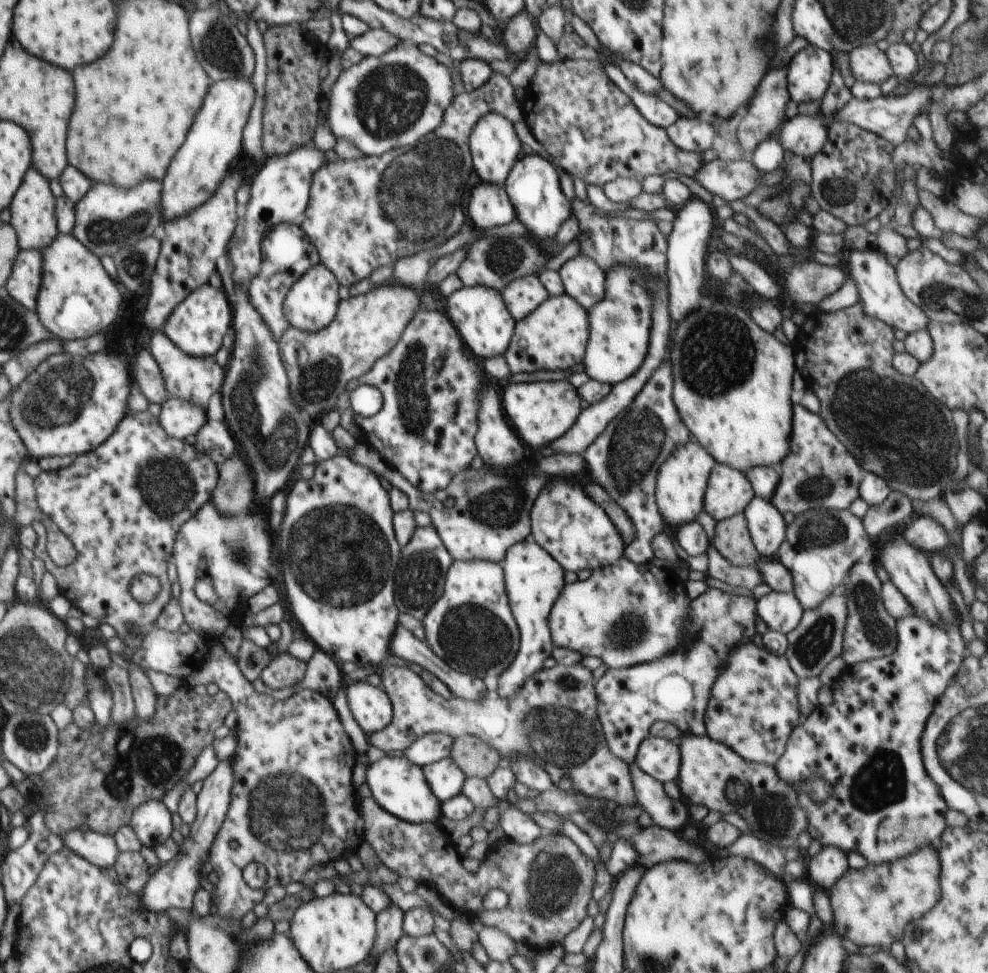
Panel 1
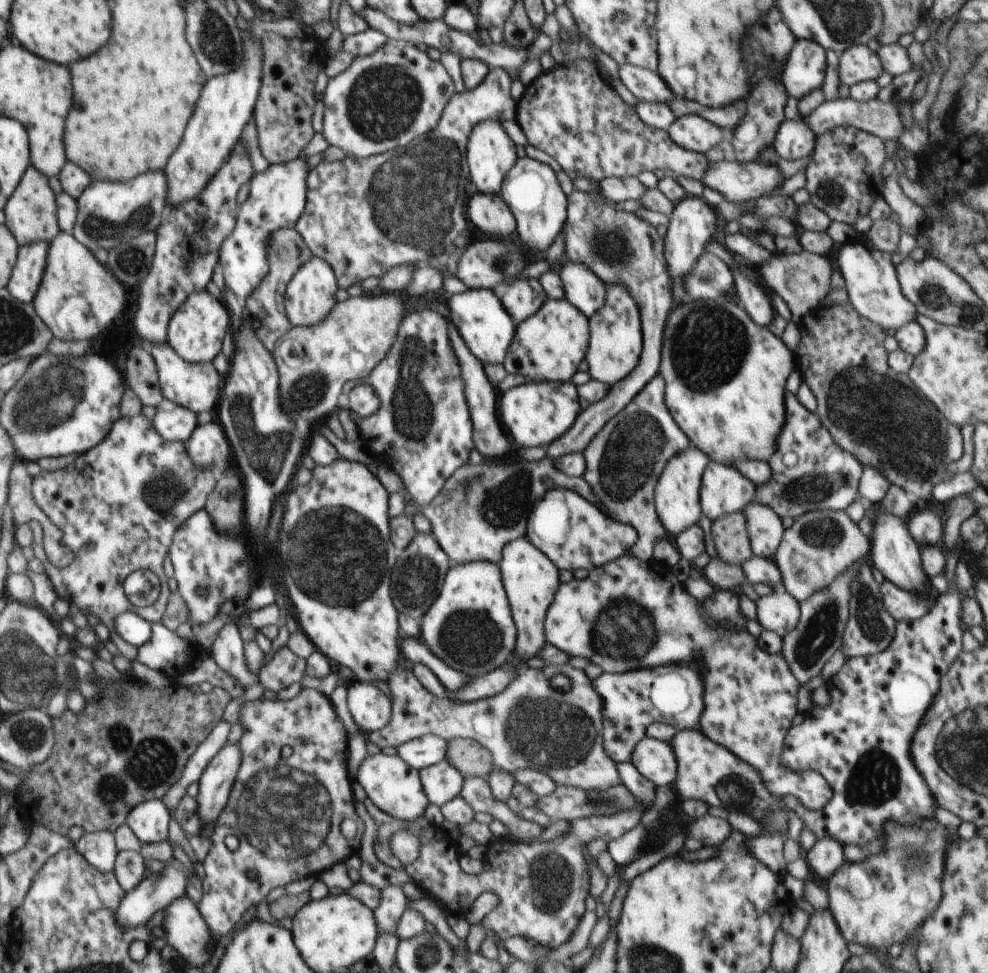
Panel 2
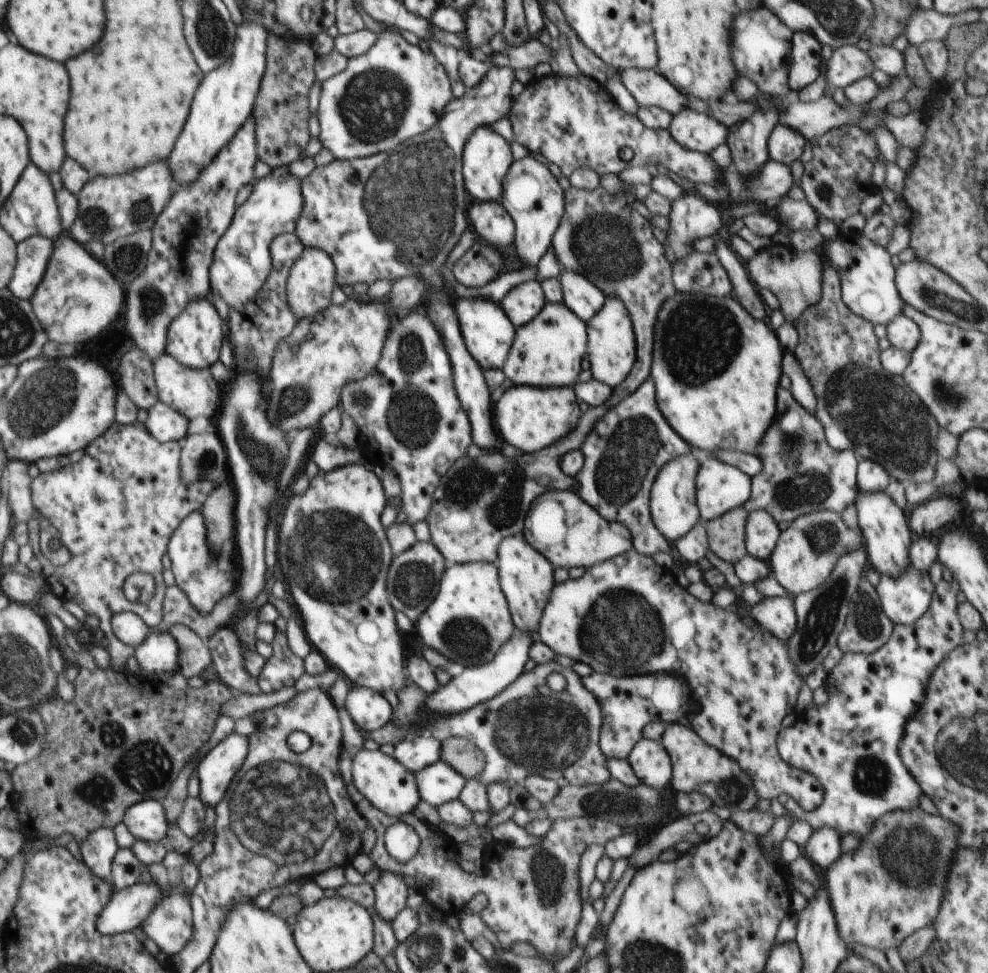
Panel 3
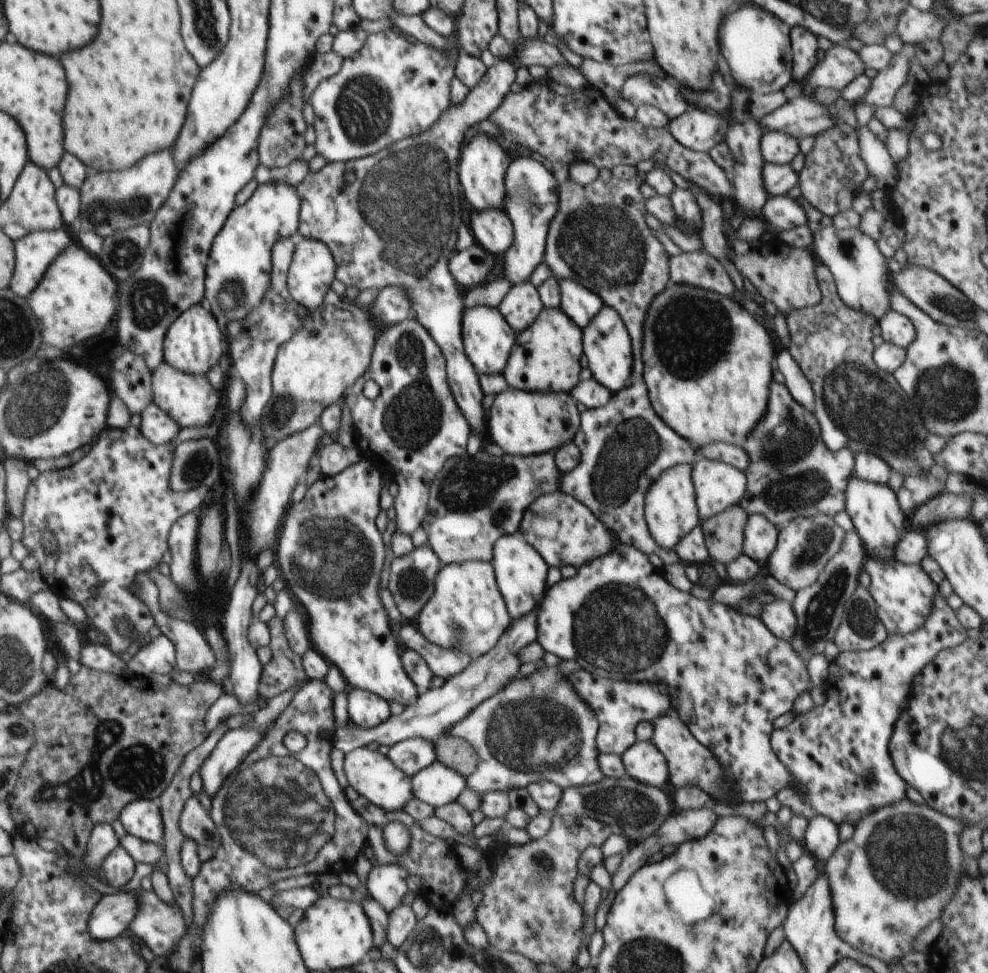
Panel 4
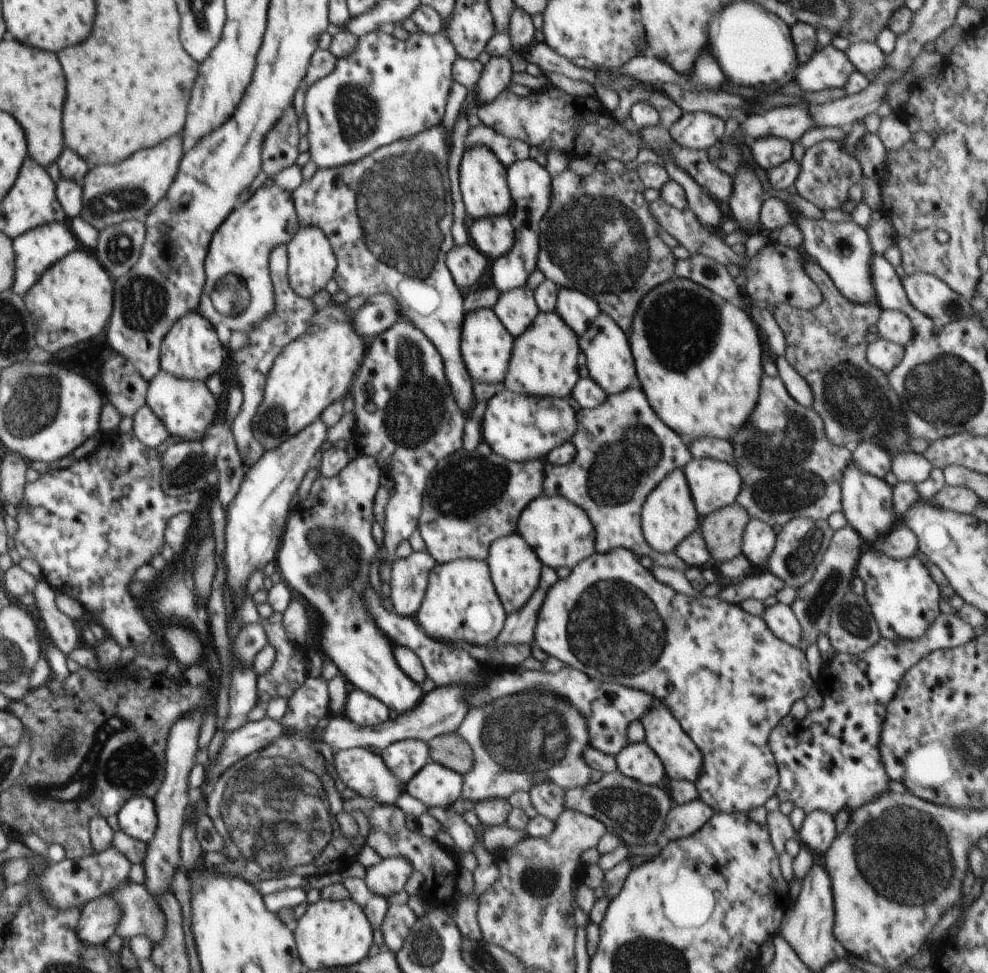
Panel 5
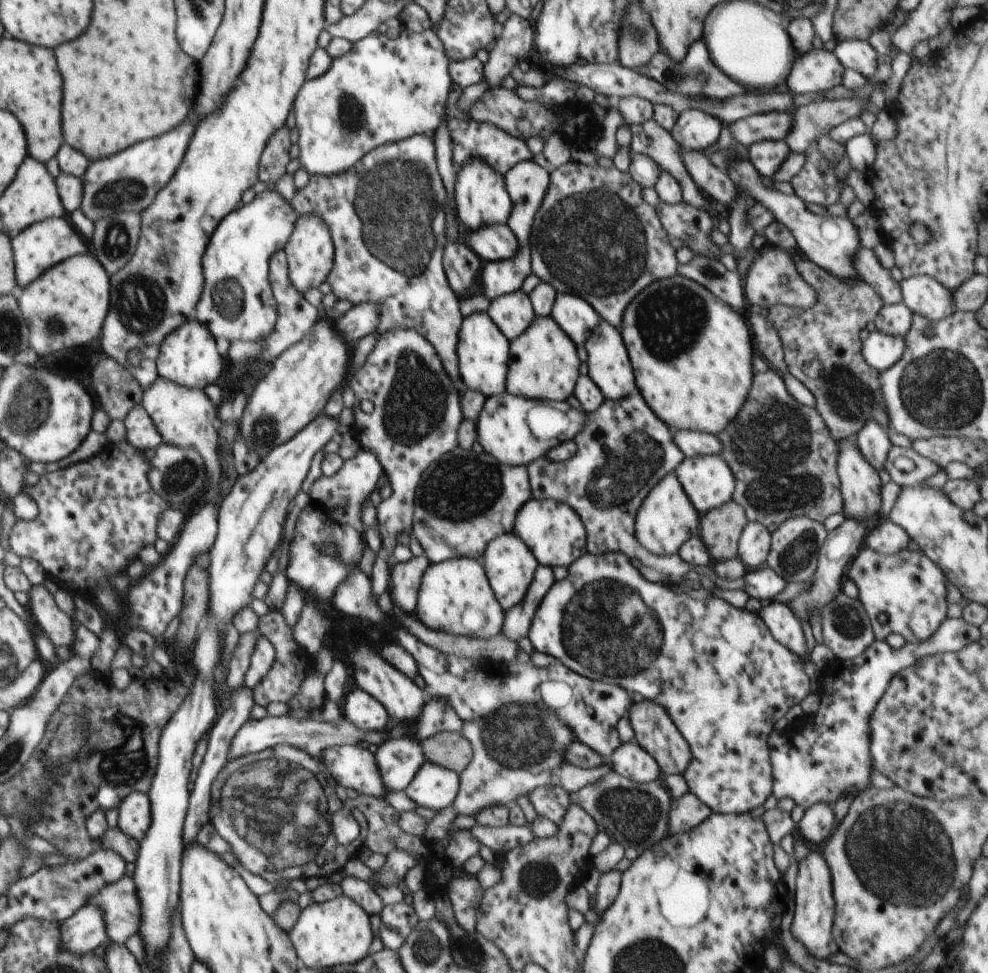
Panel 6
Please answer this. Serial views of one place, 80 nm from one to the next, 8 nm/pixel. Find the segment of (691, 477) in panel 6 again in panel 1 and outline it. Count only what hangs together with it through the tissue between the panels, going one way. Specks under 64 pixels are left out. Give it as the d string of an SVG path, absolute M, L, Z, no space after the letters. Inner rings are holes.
M716 463L707 482L703 509L721 521L742 514L756 497L748 477L738 469Z

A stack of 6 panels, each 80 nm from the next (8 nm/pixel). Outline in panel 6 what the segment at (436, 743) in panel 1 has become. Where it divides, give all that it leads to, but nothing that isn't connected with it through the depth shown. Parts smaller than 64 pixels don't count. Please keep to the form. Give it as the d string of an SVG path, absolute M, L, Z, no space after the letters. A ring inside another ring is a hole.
M412 737L382 743L375 757L387 792L405 790L426 761L420 742Z

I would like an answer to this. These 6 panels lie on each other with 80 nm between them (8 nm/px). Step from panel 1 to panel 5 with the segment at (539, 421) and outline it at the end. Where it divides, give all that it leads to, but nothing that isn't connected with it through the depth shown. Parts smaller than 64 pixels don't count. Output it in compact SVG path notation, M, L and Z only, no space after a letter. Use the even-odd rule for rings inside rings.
M502 388L492 398L489 398L485 412L484 422L482 422L484 442L488 442L488 446L494 448L494 452L514 462L544 459L554 447L571 438L577 429L577 413L568 403L568 398L535 397ZM551 406L558 409L561 414L563 420L563 426L560 428L561 434L545 435L537 425L536 412L549 409Z

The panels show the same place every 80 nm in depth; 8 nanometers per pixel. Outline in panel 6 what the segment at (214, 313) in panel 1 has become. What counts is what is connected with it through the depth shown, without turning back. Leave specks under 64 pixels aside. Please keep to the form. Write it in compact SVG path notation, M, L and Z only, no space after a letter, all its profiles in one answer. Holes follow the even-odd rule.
M196 318L181 324L166 336L162 341L156 364L160 377L188 388L202 390L208 384L214 384L222 370L222 358L218 353L214 335Z

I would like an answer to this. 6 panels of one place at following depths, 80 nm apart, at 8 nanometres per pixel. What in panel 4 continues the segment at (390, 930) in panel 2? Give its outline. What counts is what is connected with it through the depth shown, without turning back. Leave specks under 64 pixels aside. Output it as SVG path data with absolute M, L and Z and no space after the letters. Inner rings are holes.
M374 865L367 880L370 897L390 914L404 904L403 898L409 892L406 885L408 875L401 865Z

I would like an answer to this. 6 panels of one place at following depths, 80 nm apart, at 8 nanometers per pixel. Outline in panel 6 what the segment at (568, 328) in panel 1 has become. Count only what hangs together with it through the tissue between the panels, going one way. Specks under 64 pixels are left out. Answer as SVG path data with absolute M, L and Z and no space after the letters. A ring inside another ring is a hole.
M536 316L517 339L510 341L510 360L505 390L514 396L542 402L566 401L577 383L580 361L575 342L551 317Z

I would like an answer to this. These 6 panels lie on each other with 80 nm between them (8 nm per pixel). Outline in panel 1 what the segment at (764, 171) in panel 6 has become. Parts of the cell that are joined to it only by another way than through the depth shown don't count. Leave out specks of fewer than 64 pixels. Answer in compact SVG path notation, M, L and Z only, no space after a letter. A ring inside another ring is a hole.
M822 113L816 115L796 115L785 120L780 133L782 148L811 160L828 142L829 126Z

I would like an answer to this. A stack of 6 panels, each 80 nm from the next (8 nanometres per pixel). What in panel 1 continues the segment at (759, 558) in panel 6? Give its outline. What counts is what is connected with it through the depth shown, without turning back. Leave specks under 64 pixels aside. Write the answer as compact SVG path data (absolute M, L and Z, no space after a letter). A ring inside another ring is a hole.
M754 497L743 513L751 539L762 558L775 558L787 531L783 514L772 501L762 497Z

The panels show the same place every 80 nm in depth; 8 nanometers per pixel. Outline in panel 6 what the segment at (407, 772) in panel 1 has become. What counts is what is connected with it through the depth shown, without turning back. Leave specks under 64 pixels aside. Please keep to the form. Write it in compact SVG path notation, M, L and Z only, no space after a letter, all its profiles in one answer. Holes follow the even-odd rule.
M342 745L323 750L326 768L336 782L354 788L360 795L384 799L387 788L379 771L375 754L360 745Z

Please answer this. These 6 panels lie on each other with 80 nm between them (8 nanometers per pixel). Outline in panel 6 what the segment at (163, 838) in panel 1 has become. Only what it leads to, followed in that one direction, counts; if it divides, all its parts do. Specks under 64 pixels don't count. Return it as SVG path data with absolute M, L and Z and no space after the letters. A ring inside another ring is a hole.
M130 793L118 805L118 828L137 841L141 841L152 822L151 802L146 793Z

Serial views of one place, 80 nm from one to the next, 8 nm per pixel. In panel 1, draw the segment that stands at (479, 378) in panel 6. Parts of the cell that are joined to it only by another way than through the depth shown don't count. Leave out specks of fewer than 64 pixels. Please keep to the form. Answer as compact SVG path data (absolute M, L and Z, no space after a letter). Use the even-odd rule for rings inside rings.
M462 287L454 291L446 302L446 315L459 332L464 344L479 361L503 355L509 347L517 321L510 314L503 296L490 287Z

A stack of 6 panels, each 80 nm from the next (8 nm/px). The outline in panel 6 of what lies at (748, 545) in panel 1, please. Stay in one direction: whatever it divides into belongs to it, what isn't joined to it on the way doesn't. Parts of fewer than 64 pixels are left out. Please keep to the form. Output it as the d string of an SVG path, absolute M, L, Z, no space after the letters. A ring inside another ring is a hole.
M733 500L701 516L699 536L711 558L725 561L736 557L739 538L748 521L745 510Z

